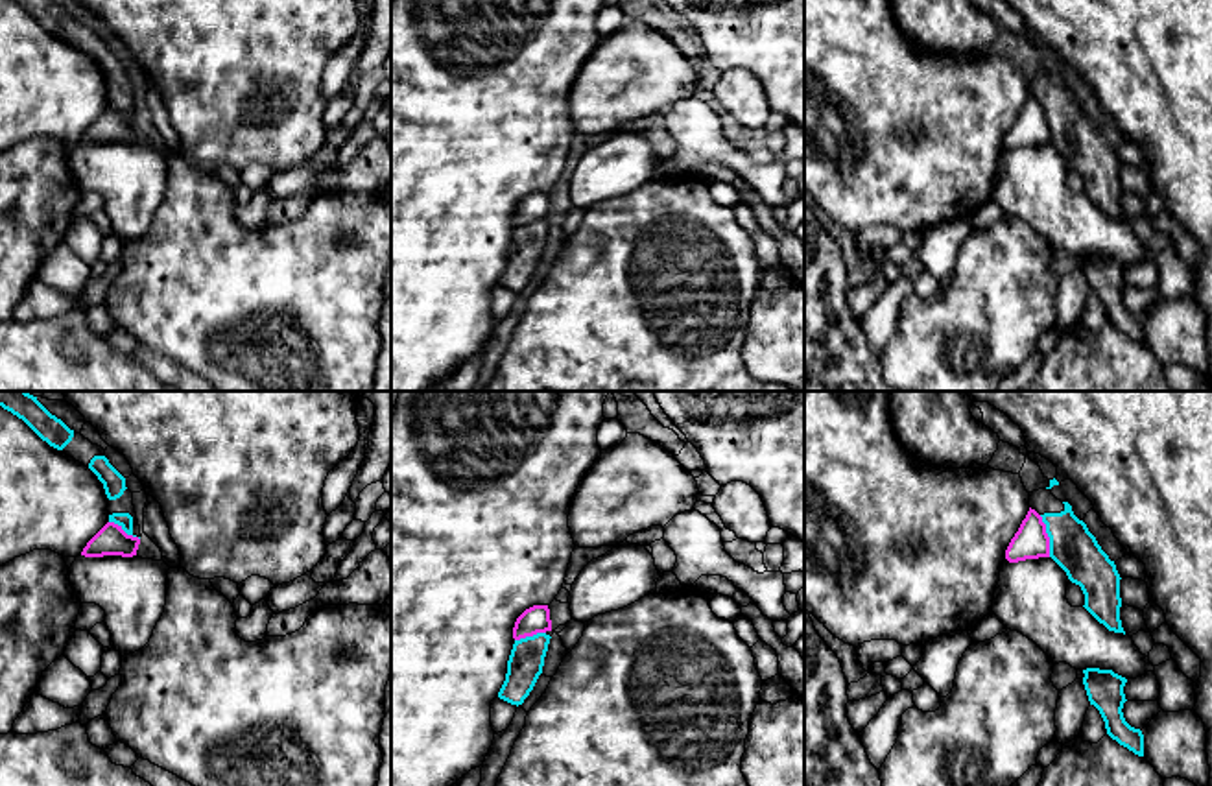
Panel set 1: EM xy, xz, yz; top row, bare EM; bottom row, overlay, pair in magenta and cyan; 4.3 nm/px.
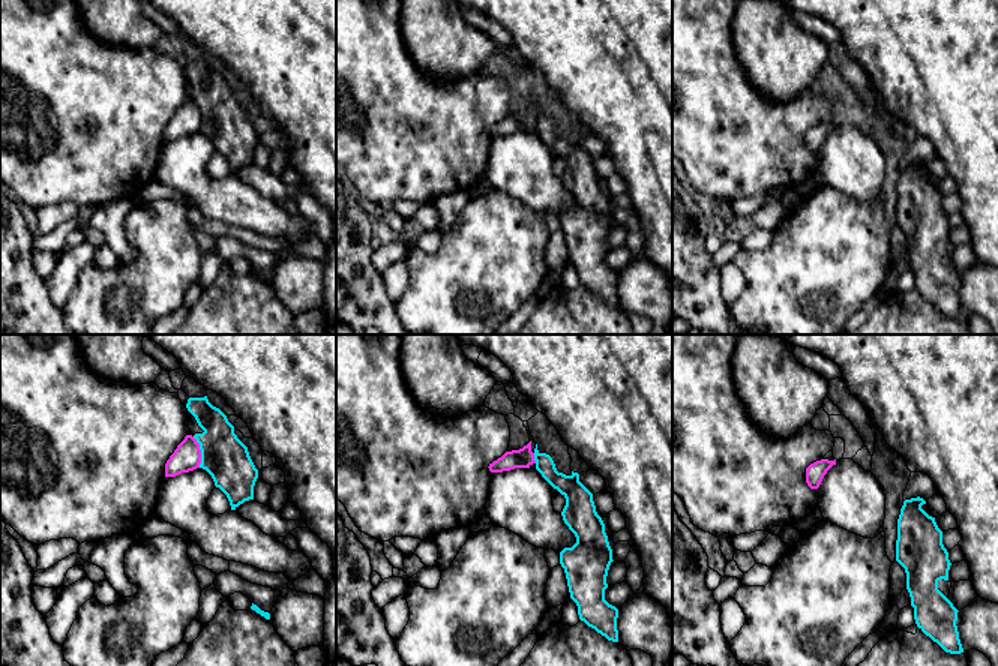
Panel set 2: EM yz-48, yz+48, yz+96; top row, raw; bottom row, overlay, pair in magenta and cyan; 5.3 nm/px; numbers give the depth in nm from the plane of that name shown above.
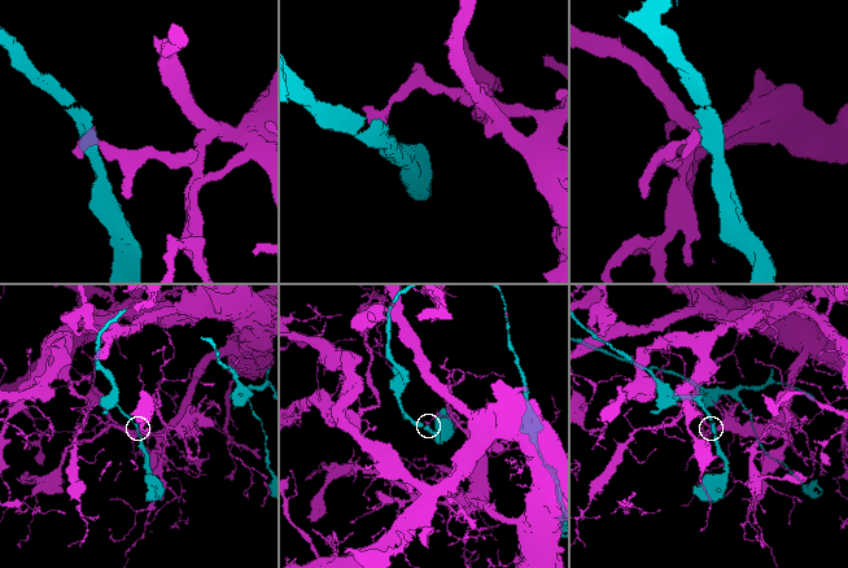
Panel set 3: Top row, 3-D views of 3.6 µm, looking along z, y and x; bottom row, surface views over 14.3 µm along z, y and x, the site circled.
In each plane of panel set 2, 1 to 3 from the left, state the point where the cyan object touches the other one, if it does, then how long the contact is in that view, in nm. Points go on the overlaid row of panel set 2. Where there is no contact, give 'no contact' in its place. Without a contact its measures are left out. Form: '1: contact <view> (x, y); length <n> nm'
1: contact yz-48 (200, 452); length 170 nm
2: contact yz+48 (533, 458); length 60 nm
3: no contact

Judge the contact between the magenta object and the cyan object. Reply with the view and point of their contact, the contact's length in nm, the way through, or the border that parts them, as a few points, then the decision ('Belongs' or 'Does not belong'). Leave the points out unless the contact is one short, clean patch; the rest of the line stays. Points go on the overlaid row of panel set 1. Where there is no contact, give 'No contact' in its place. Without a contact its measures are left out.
Touches magenta at yz (1046, 535). Shared border 190 nm. Boundary: yz (1039, 515), (1048, 537), (1050, 556). Does not belong

